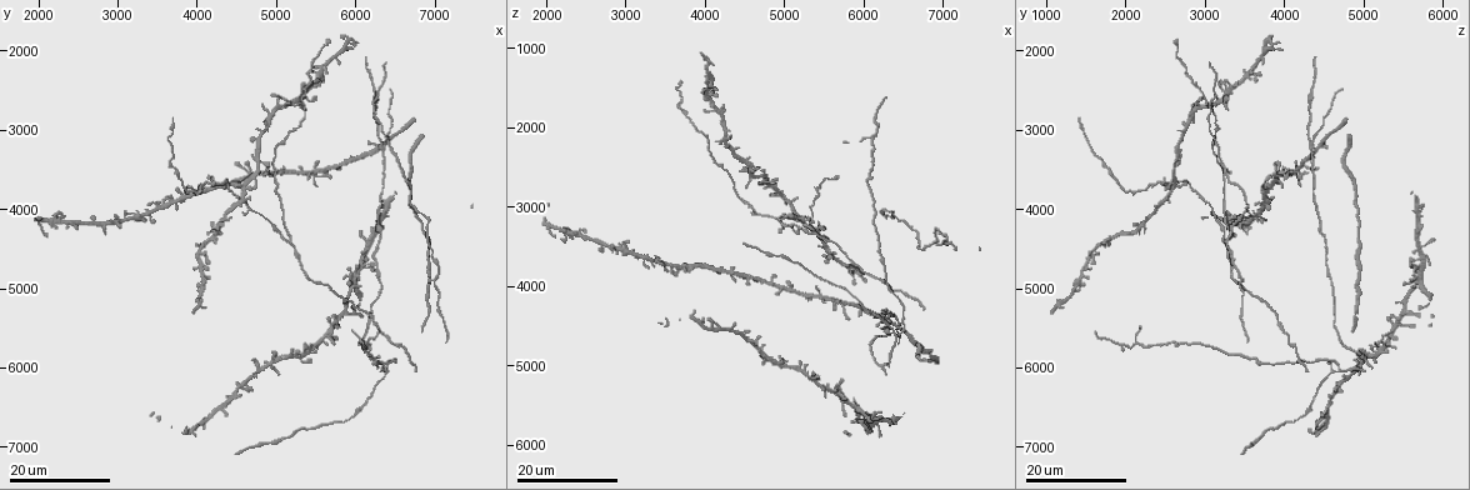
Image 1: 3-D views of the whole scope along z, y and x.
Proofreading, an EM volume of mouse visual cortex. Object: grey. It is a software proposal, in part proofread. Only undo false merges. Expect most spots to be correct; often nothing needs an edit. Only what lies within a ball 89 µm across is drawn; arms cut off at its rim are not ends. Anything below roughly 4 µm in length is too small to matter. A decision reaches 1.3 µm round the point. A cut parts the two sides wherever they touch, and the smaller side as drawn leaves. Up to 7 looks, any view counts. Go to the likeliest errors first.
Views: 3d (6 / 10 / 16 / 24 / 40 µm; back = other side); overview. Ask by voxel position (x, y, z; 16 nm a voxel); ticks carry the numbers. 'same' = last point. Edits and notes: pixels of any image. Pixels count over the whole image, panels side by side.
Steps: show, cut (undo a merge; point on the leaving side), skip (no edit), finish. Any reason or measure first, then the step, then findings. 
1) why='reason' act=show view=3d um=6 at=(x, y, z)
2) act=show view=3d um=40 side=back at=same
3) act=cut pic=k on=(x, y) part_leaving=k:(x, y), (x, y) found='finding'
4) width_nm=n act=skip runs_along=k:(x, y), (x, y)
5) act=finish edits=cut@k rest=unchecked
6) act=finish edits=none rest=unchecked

why='side arm on a straight run' act=show view=3d um=24 at=(6050, 5650, 2150)

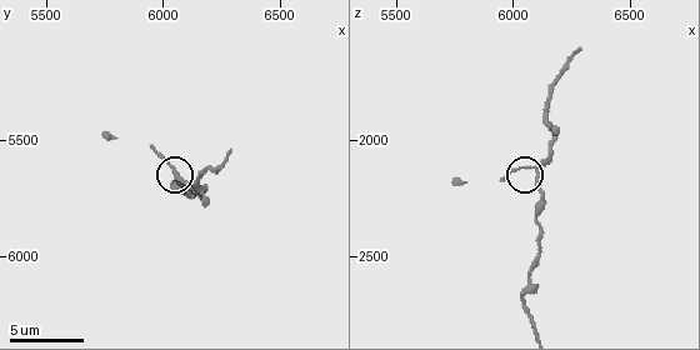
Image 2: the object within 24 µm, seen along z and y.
act=show view=3d um=6 at=(6080, 5680, 2120)

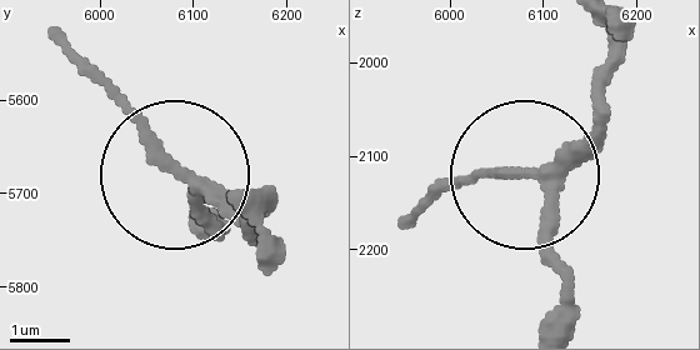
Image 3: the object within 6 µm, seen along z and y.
arms=3 act=skip found='all the same neuron'

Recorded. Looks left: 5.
why='branch point' act=show view=3d um=16 at=(5750, 5450, 5450)

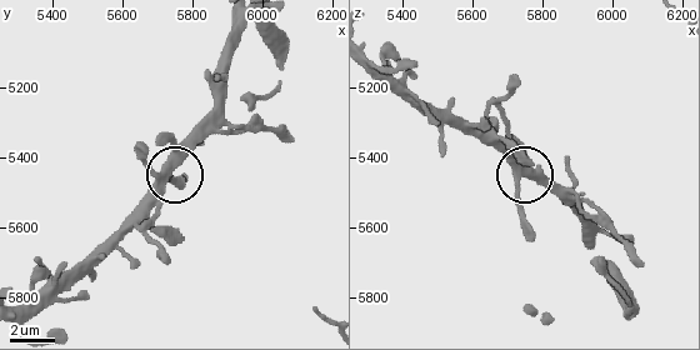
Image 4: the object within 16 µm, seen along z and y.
act=show view=3d um=6 at=(5750, 5430, 5440)

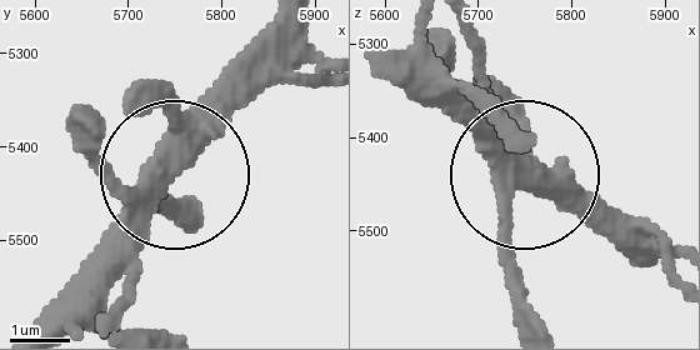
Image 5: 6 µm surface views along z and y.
width_nm=400 act=skip found='one neuron here'

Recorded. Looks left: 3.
why='two arms in line, one across' act=show view=3d um=16 at=(5150, 4450, 3250)

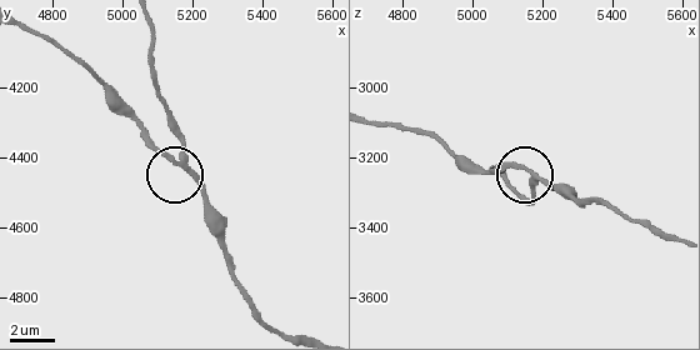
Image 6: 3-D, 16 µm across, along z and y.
why='closer look' act=show view=3d um=10 at=(5160, 4410, 3250)

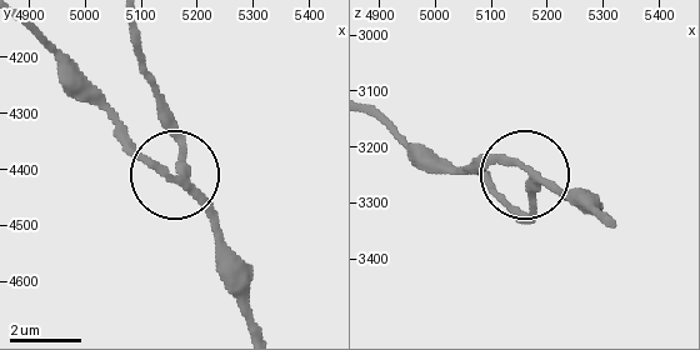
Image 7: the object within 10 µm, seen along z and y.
arms=3 act=skip found='continuous, no second neuron'

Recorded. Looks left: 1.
act=finish edits=none rest=unchecked

